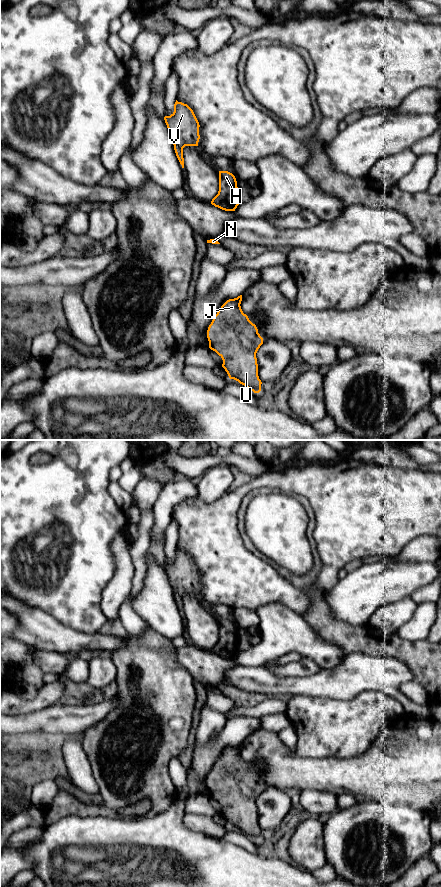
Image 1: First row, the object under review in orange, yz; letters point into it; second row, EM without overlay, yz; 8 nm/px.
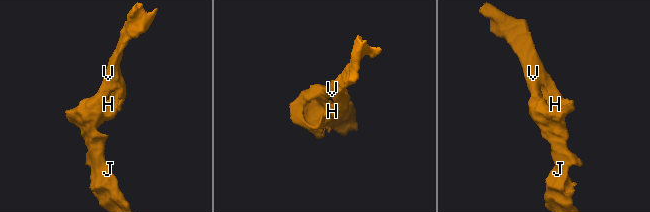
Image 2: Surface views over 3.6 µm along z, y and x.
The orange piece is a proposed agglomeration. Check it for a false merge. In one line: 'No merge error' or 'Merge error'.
No merge error

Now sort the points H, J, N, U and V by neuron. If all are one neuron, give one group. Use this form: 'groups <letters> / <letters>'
groups H J N U V

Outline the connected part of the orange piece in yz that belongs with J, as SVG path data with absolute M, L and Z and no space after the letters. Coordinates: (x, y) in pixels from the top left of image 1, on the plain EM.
M242 743L227 748L207 778L209 796L223 808L230 827L254 841L261 839L256 801L263 792L258 777L241 757Z

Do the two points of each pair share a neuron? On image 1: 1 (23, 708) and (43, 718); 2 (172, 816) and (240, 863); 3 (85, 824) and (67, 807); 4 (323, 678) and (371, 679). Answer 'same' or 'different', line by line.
1: different
2: same
3: different
4: same

